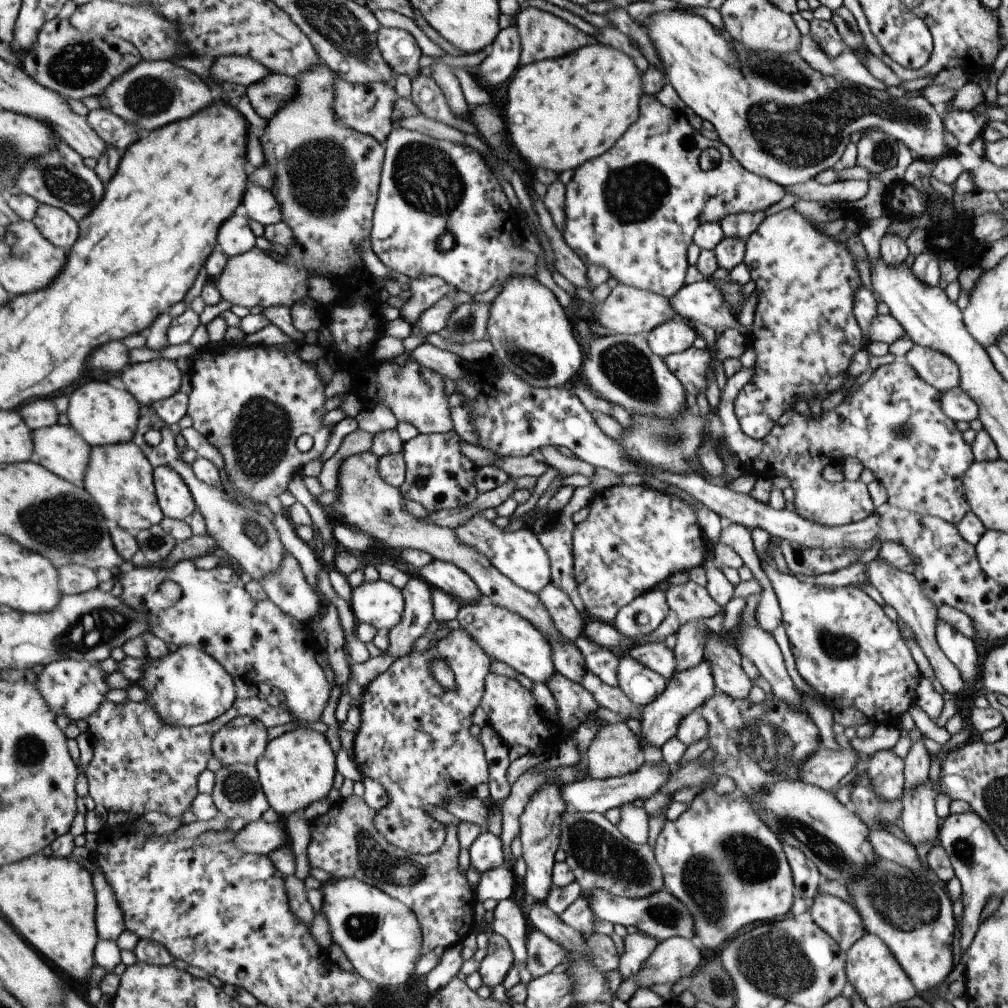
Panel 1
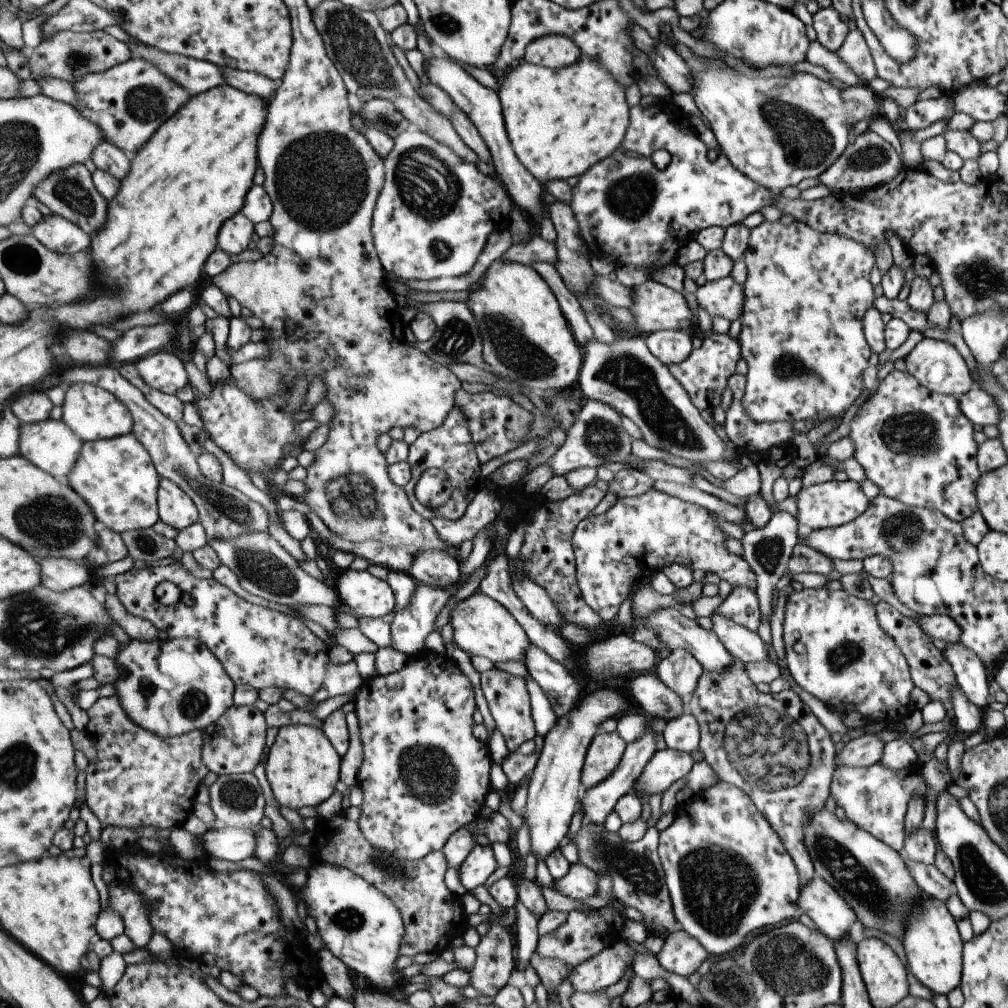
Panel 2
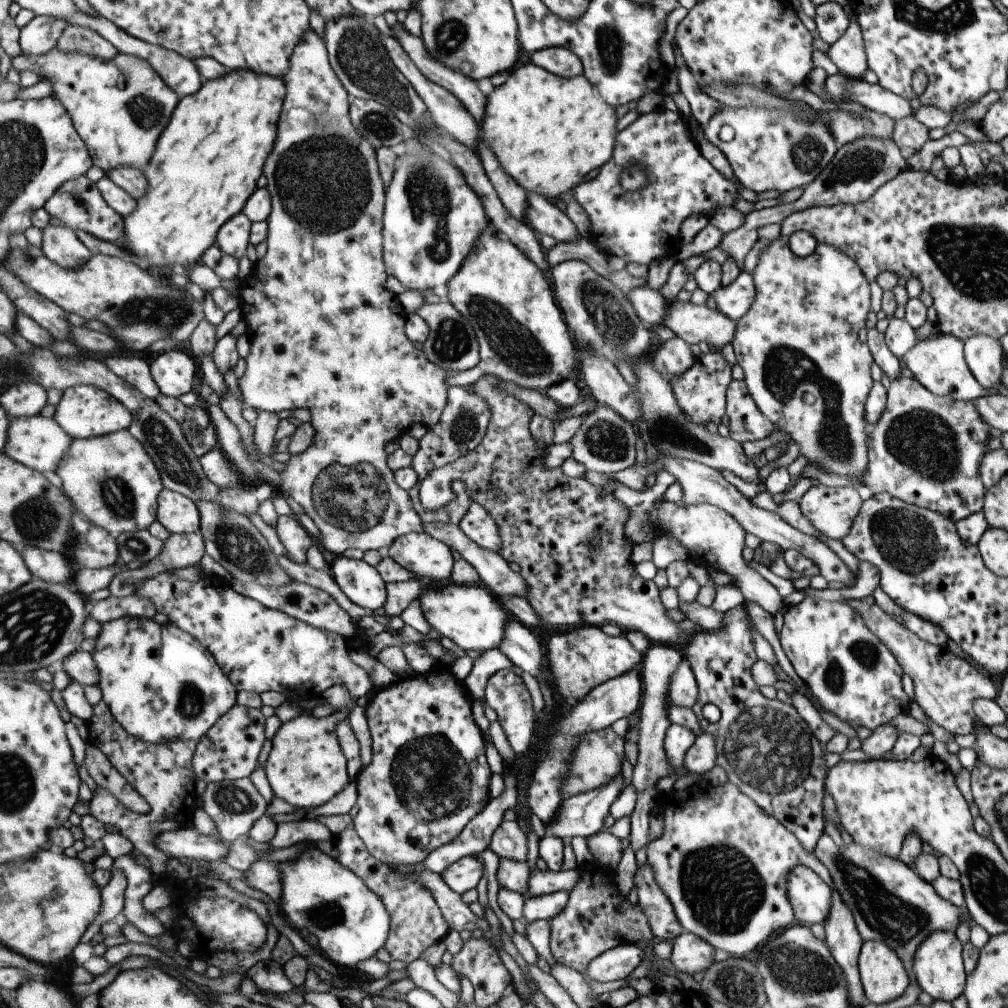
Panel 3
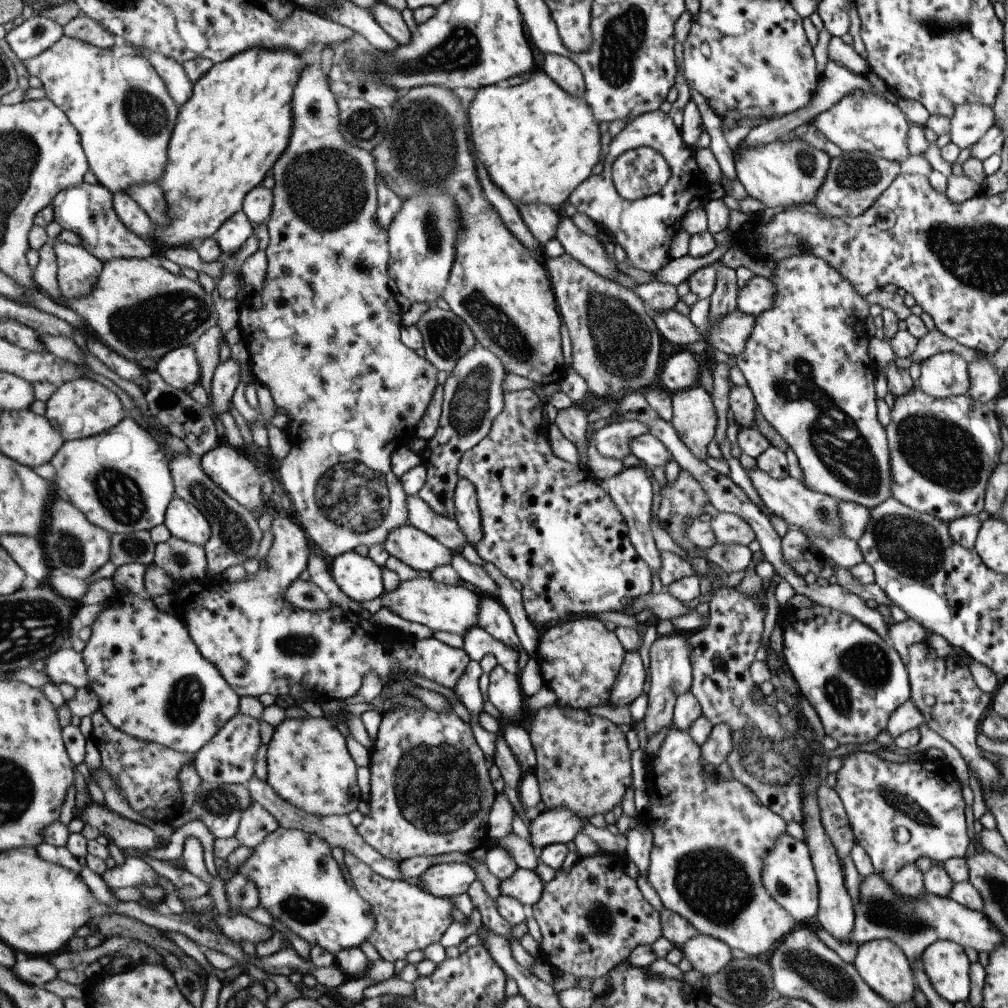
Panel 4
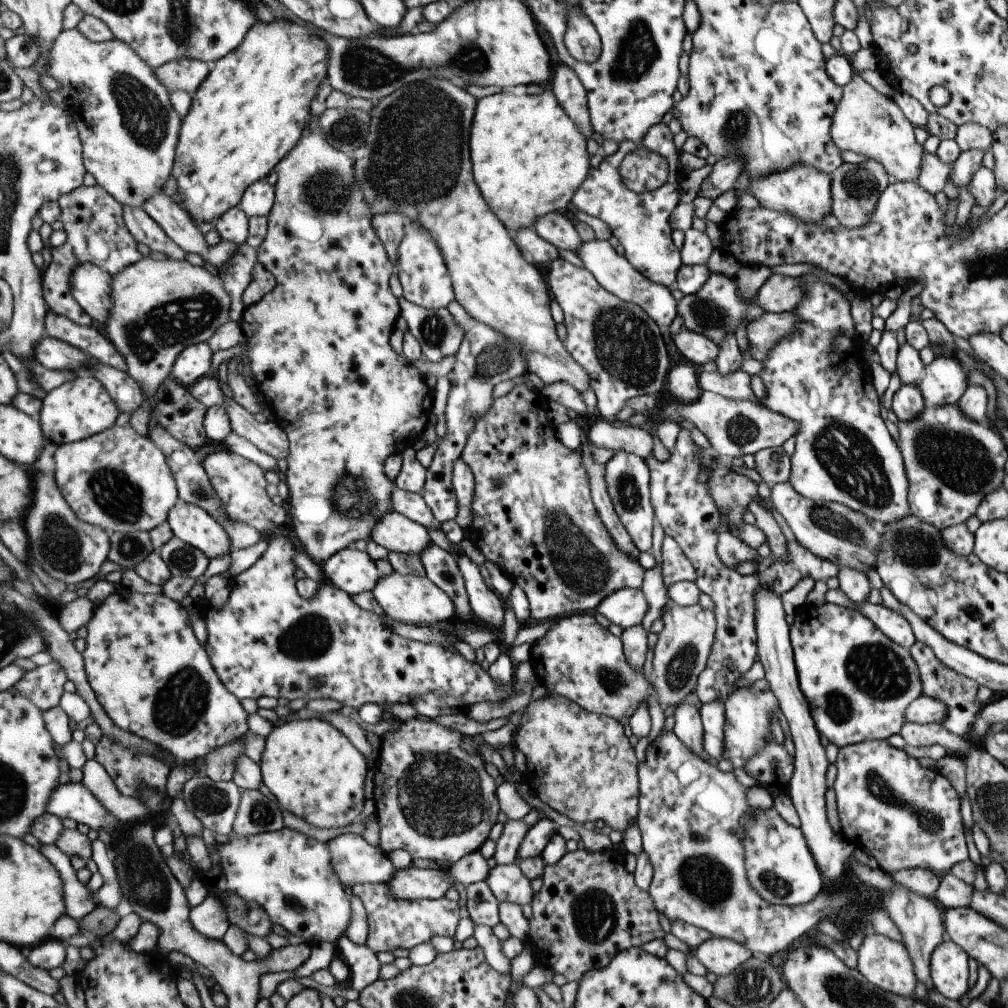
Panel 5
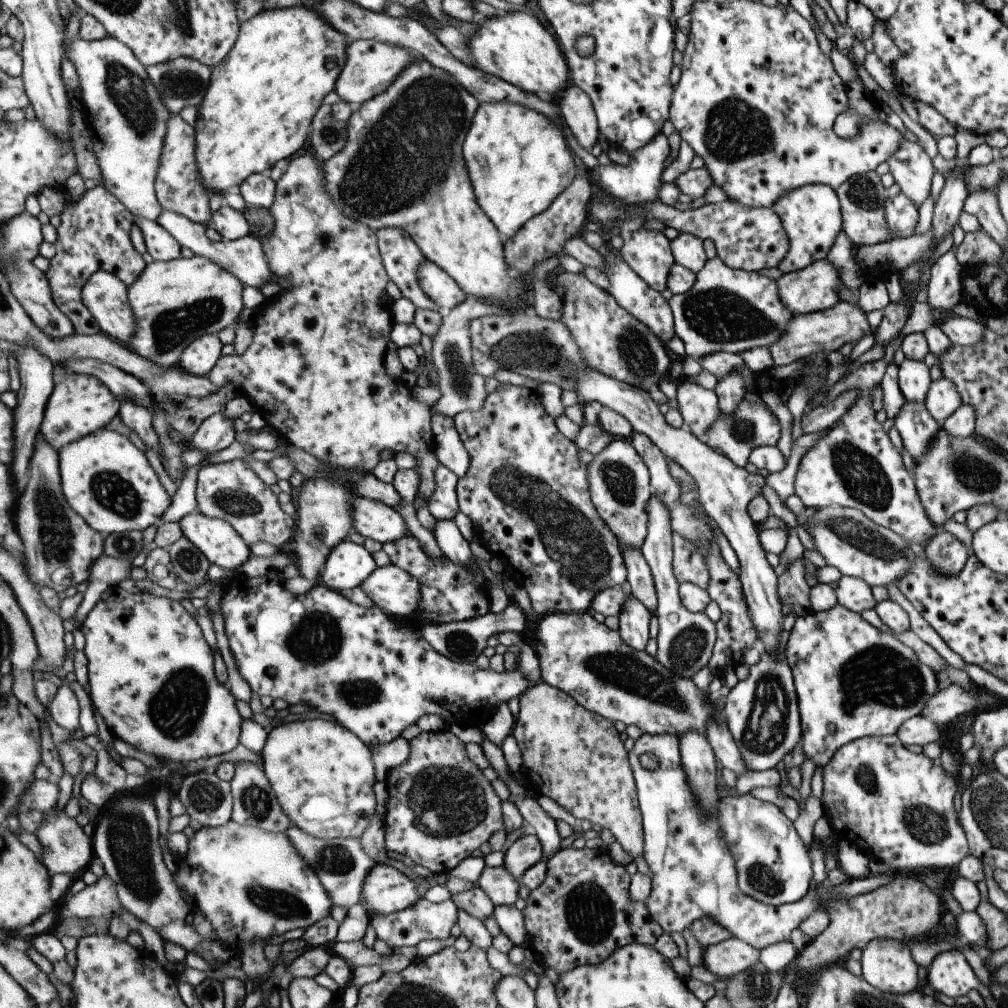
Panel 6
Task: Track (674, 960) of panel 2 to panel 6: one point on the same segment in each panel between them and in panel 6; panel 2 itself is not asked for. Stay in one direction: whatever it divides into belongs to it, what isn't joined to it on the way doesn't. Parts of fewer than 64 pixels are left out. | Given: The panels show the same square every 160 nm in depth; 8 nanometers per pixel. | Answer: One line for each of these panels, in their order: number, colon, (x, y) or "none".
3: (690, 954)
4: (706, 954)
5: (721, 956)
6: (728, 957)

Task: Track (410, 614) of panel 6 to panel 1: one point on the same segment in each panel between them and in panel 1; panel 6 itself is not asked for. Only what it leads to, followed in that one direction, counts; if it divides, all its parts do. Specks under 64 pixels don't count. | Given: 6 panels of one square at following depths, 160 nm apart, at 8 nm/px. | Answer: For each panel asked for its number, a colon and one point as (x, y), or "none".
1: (506, 636)
2: (482, 626)
3: (471, 616)
4: (452, 608)
5: (413, 599)

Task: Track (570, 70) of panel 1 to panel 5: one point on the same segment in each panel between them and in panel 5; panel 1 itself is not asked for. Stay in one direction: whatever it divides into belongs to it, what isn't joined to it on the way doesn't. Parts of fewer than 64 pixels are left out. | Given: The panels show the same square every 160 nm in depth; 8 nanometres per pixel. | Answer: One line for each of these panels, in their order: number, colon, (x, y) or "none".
2: (561, 122)
3: (548, 132)
4: (538, 143)
5: (529, 160)

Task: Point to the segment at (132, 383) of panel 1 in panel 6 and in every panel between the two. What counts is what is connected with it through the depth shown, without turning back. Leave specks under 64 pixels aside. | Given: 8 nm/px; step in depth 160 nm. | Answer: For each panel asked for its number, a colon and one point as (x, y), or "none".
2: (165, 371)
3: (175, 370)
4: (181, 368)
5: (194, 363)
6: (200, 358)

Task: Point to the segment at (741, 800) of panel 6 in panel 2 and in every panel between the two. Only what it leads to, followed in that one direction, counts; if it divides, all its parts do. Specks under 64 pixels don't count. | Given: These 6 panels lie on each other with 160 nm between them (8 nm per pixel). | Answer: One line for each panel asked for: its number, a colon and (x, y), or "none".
2: (816, 899)
3: (809, 897)
4: (787, 875)
5: (778, 865)

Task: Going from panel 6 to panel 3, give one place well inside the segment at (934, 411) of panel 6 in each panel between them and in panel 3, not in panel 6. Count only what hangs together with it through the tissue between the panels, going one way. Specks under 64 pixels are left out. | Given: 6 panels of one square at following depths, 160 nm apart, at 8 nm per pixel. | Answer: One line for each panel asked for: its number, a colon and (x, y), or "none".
3: (938, 364)
4: (944, 374)
5: (943, 382)

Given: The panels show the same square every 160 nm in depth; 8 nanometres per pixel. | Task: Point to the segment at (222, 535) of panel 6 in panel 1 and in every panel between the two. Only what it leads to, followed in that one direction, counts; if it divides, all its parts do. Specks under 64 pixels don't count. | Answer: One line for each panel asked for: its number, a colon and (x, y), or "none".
1: (174, 495)
2: (175, 506)
3: (178, 513)
4: (185, 521)
5: (195, 525)

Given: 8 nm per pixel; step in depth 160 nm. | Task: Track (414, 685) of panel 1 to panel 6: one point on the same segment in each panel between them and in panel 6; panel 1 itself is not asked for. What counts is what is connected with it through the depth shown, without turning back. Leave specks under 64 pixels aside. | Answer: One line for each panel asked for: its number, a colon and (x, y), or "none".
2: (425, 775)
3: (429, 777)
4: (431, 793)
5: (434, 798)
6: (441, 809)

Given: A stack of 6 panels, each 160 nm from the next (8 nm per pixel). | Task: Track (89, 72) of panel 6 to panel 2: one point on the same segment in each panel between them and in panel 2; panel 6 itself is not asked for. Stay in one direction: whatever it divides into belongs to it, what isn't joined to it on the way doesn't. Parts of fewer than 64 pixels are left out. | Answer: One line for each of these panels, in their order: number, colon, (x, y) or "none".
2: (130, 102)
3: (121, 107)
4: (115, 97)
5: (130, 130)

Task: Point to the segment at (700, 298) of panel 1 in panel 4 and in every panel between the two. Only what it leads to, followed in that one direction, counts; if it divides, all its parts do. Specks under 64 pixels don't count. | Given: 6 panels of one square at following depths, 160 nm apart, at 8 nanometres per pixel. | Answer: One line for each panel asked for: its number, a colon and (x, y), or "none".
2: (723, 297)
3: (734, 300)
4: (757, 296)

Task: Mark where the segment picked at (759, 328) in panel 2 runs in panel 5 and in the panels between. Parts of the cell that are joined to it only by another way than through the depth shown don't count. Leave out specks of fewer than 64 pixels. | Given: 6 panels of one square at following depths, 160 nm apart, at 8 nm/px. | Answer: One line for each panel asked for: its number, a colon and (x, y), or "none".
3: (802, 348)
4: (805, 361)
5: (843, 453)

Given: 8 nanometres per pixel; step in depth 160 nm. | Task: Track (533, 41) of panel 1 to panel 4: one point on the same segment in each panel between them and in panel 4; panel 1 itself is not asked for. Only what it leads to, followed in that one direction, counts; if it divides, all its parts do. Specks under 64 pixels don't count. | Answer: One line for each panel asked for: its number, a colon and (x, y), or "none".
2: (557, 51)
3: (563, 62)
4: (563, 70)

